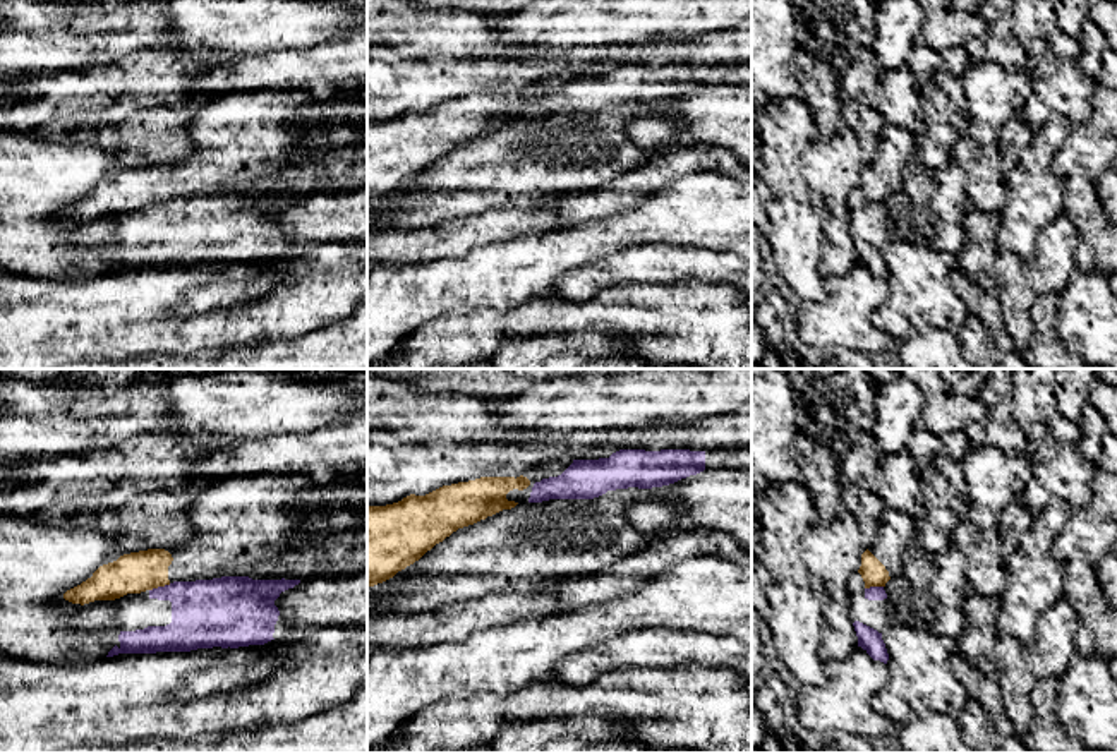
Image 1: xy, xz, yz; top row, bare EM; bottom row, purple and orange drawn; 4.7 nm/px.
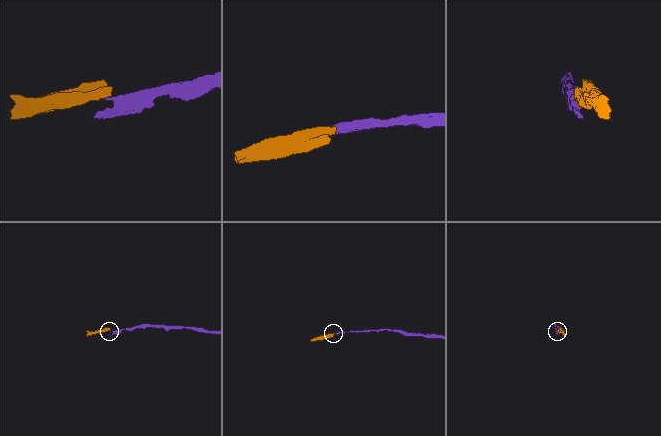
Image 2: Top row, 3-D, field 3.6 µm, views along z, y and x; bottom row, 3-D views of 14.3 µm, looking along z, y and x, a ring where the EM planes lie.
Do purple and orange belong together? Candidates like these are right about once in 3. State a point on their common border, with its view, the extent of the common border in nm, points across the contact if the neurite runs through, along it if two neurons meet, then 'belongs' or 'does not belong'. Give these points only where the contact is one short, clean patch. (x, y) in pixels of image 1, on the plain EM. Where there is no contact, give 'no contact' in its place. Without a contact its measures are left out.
meets purple in xy at (160, 203); contact 110 nm long; border along xy (170, 199), (150, 206); does not belong

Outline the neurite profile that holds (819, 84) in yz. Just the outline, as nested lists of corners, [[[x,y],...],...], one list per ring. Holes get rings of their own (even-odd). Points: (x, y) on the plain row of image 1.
[[[805,51],[793,58],[793,72],[800,82],[801,98],[813,115],[818,137],[832,137],[846,129],[841,117],[842,89],[839,74],[825,60]]]

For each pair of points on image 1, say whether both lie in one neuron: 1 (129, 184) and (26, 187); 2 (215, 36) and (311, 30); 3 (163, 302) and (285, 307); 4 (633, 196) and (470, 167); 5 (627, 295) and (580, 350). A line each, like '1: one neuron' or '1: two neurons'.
1: two neurons
2: one neuron
3: one neuron
4: two neurons
5: two neurons

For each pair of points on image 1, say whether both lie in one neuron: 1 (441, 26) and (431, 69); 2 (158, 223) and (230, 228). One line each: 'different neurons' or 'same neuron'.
1: different neurons
2: same neuron

